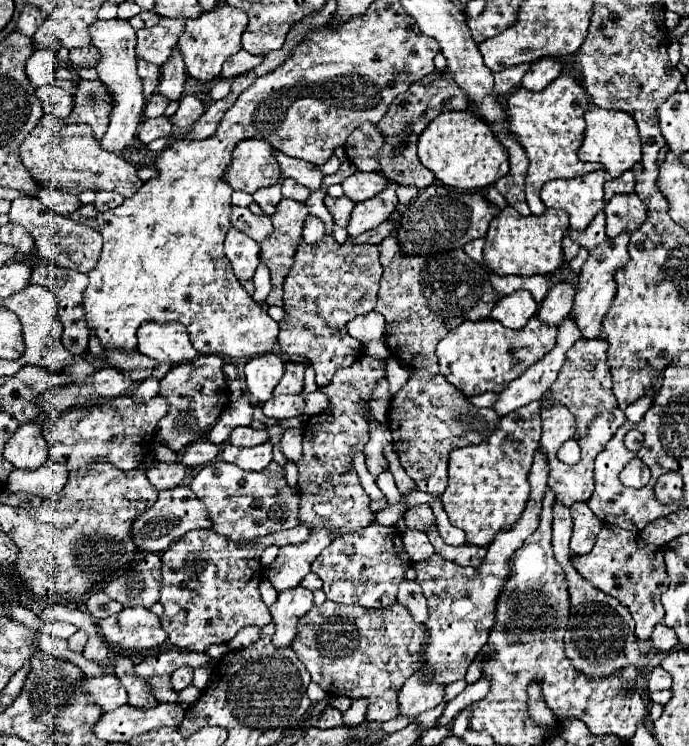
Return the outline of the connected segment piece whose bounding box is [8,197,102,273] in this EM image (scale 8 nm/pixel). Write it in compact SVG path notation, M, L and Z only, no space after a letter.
M20 197L12 201L12 209L8 213L10 223L22 225L32 237L34 237L35 247L41 258L54 265L62 265L68 269L76 269L86 273L90 267L96 267L96 259L102 251L102 235L94 231L88 225L76 223L68 217L56 215L48 207L40 203L36 197Z

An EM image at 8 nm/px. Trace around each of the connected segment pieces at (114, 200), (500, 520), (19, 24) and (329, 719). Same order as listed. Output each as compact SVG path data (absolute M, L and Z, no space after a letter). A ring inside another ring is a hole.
M98 191L94 205L98 211L104 211L104 209L112 209L122 204L125 197L116 192Z
M534 401L504 415L488 441L450 453L448 487L442 495L442 503L452 525L466 533L470 545L488 547L496 533L508 531L522 517L530 497L528 473L538 443L540 401Z
M24 5L22 13L20 13L18 21L16 21L16 29L14 29L14 31L22 33L22 35L26 35L26 37L32 37L34 31L40 27L40 23L42 23L46 17L48 17L48 15L44 15L44 11L40 13L40 11L36 11L34 7Z
M328 707L322 711L322 715L318 717L318 723L316 727L320 729L328 729L328 727L336 727L342 723L342 711L336 709L336 707Z

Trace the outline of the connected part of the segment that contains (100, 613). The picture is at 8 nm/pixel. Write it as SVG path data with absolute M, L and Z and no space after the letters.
M90 593L90 597L86 599L84 605L94 619L106 619L106 617L124 609L120 603L108 599L104 593Z

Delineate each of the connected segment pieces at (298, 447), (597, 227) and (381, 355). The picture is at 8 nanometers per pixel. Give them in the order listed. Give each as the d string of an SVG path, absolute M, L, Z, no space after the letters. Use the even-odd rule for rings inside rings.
M286 429L280 437L280 451L292 463L296 463L302 455L302 431L300 429Z
M598 213L598 215L592 219L592 223L588 225L586 231L582 231L582 233L570 233L570 237L572 237L578 245L582 245L582 247L586 247L586 249L590 251L590 249L594 249L596 245L600 245L602 241L608 239L604 227L606 227L606 217L604 217L604 213Z
M376 341L376 343L368 343L366 345L366 355L370 355L372 359L378 359L378 361L384 361L390 357L390 351L388 351L388 345L382 341Z

